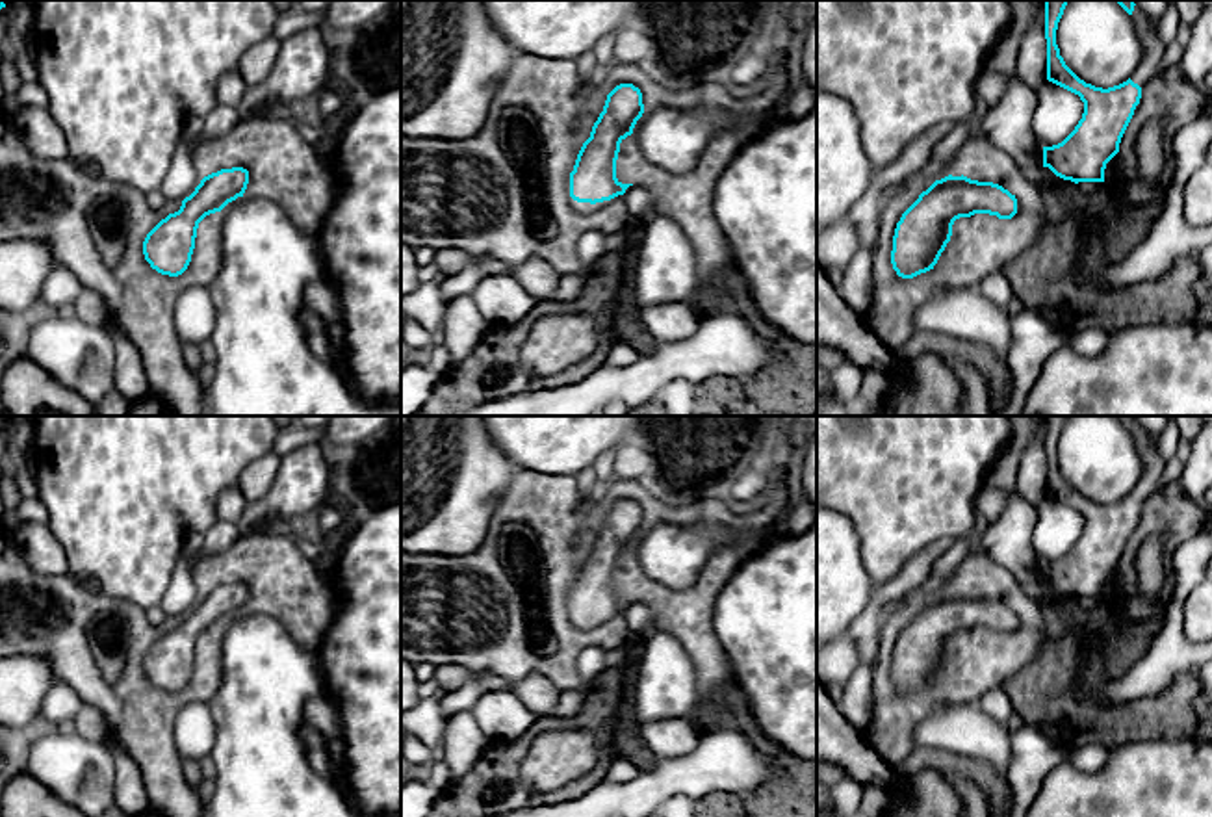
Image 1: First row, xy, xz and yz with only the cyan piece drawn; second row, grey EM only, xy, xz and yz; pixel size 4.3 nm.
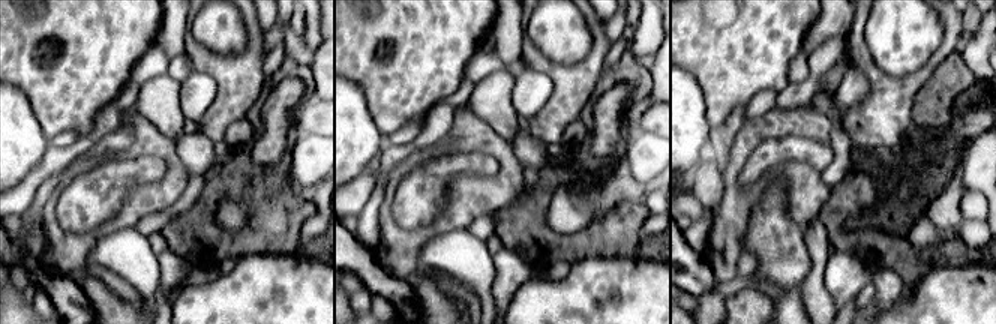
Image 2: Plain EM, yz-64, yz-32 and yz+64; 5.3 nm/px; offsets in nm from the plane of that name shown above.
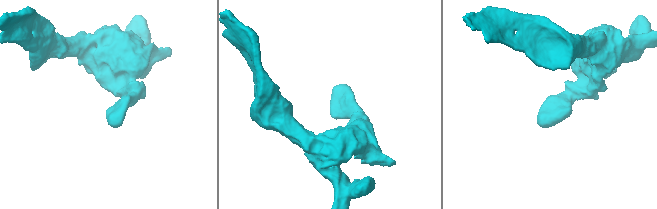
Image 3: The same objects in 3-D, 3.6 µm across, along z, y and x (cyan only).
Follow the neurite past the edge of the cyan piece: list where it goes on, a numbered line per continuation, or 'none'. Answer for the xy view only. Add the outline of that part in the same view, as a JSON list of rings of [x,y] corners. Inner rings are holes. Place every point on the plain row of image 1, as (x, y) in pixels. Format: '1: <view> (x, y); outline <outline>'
none

